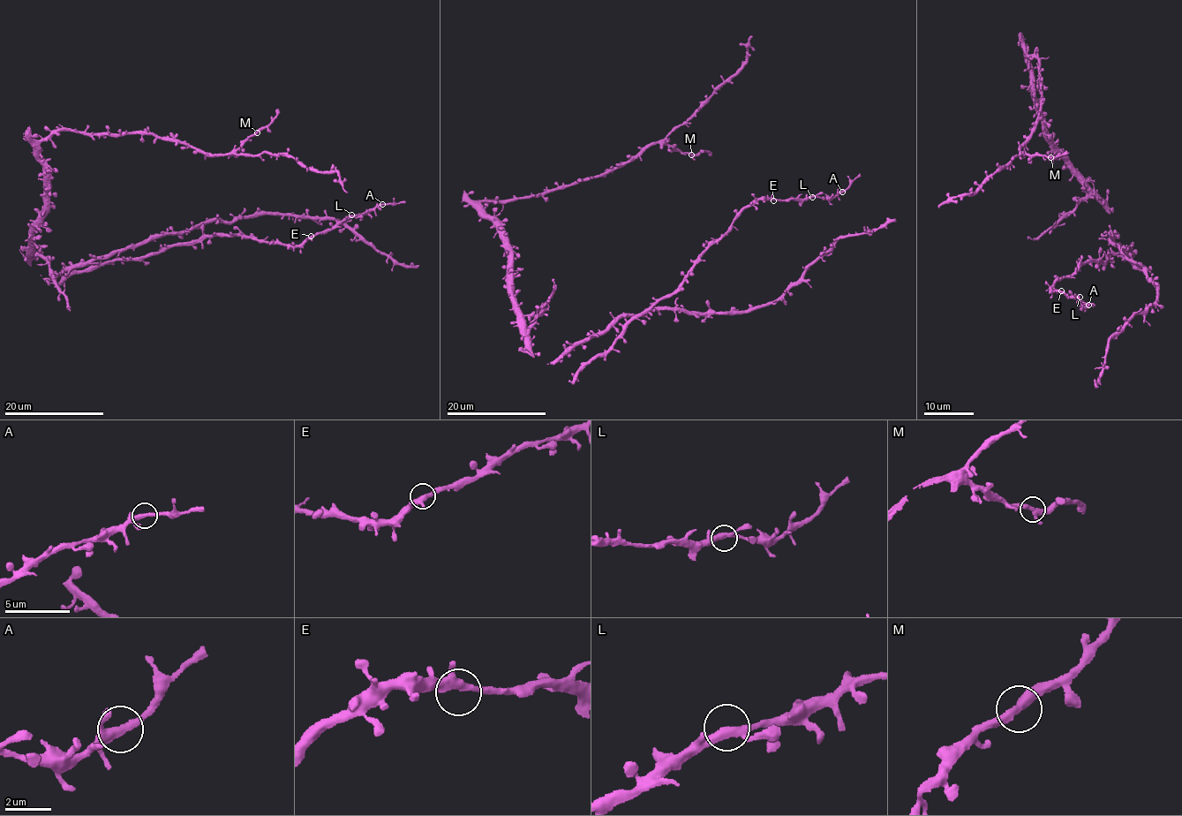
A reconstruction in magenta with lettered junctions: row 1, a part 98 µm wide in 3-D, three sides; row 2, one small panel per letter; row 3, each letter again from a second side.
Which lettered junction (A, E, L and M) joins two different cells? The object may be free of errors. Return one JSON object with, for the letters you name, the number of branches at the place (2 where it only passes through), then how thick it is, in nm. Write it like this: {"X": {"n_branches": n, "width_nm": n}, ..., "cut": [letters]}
{"cut": []}

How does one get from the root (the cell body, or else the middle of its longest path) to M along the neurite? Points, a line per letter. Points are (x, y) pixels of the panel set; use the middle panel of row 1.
M: (517, 310), (507, 253), (480, 203), (542, 195), (601, 177), (632, 161), (654, 144), (666, 142), (691, 154)

